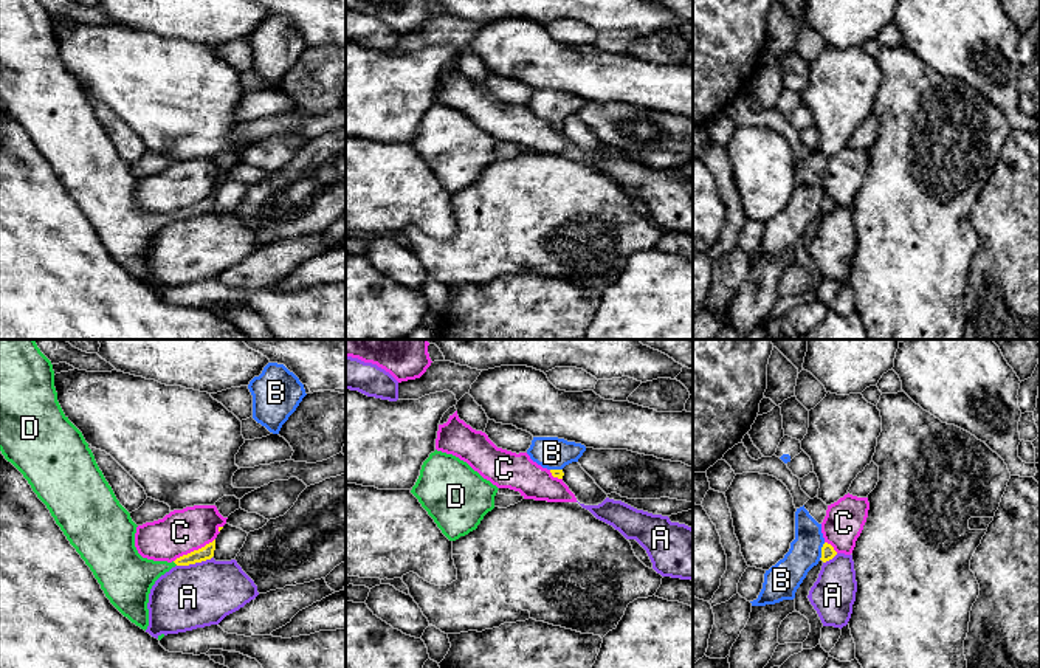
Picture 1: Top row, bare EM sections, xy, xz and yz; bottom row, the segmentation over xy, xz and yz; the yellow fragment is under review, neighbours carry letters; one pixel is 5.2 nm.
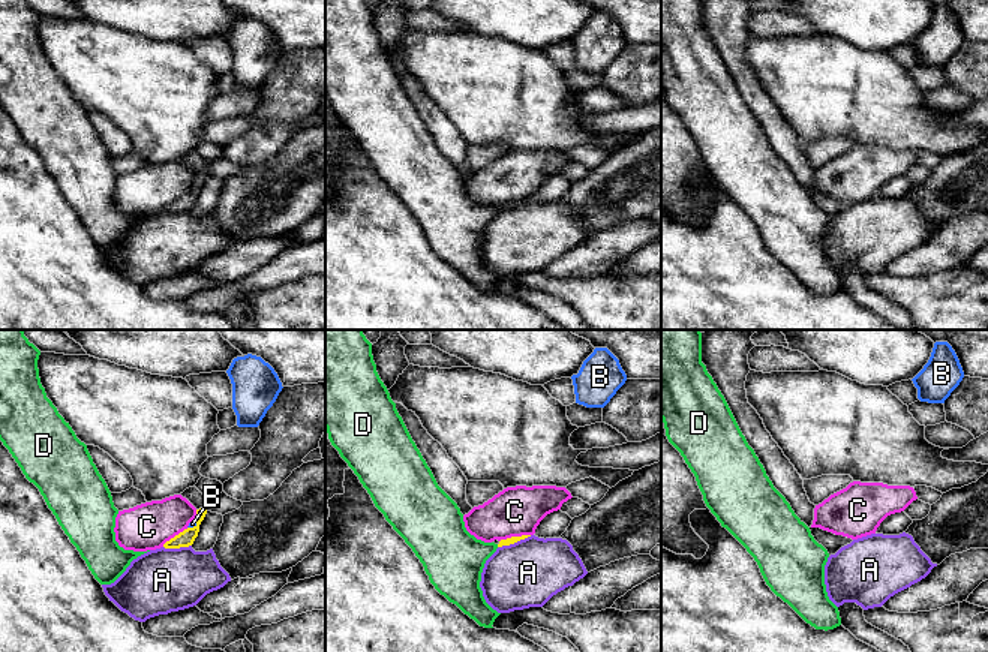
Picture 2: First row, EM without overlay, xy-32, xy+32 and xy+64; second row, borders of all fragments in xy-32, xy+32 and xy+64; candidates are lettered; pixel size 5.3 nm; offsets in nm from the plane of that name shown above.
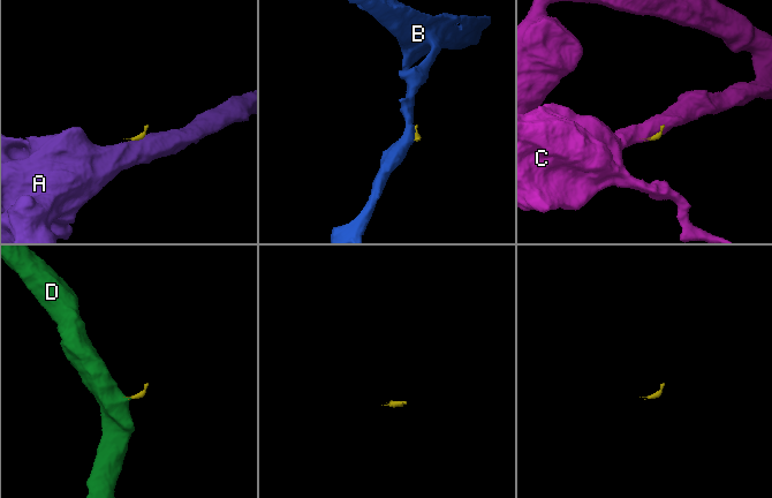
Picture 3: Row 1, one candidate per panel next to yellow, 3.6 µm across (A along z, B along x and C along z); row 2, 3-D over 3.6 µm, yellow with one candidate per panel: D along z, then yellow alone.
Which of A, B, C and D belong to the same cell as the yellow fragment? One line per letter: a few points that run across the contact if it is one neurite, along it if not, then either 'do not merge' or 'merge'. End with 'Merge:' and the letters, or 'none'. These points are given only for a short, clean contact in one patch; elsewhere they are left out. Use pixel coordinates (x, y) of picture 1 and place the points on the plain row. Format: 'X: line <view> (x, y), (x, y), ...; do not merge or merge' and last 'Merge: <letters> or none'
A: line xy (211, 210), (177, 219); do not merge
B: line yz (825, 196), (819, 211); do not merge
C: line xy (214, 191), (174, 214); do not merge
D: merge
Merge: D

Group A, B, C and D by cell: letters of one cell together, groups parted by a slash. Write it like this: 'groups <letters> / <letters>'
groups A / B / C / D

